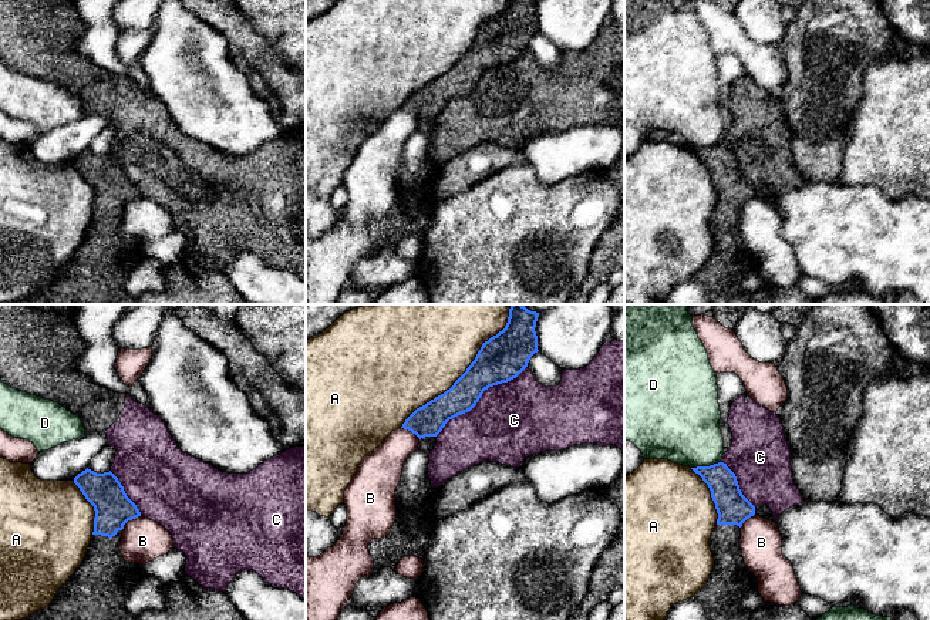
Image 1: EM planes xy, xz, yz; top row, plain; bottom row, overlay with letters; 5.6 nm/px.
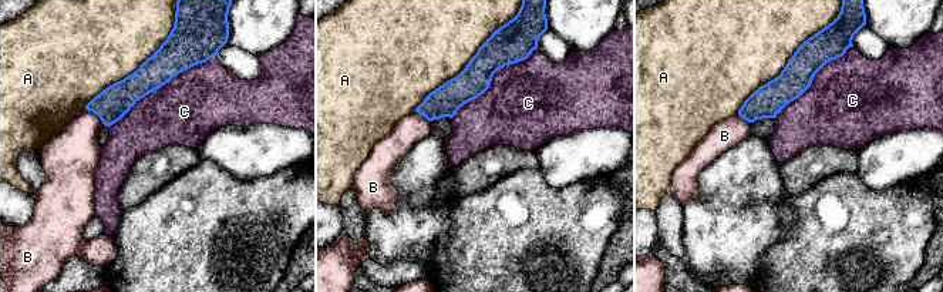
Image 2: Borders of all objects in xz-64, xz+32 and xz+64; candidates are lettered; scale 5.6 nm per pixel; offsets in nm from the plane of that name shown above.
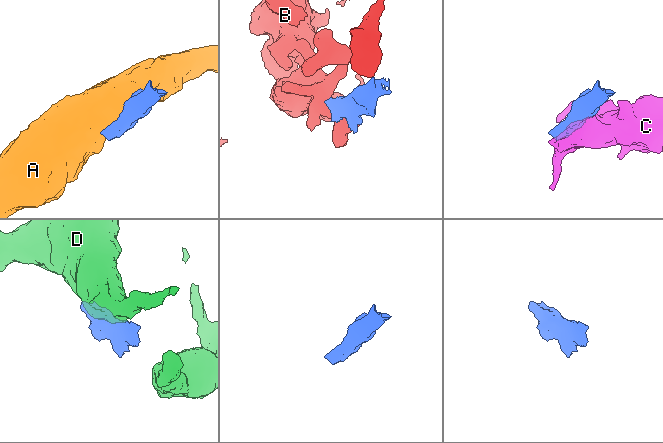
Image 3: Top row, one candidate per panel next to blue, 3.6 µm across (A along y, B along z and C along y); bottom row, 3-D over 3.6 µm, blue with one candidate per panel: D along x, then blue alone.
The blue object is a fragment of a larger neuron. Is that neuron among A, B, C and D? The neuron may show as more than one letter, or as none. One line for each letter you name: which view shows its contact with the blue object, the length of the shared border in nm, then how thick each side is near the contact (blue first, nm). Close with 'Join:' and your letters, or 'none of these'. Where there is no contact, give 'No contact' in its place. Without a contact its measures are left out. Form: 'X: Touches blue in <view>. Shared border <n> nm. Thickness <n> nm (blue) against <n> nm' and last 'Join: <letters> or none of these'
Join: none of these

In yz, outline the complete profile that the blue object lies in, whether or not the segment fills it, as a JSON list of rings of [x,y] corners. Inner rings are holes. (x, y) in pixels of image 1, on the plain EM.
[[[718,144],[691,151],[708,166],[718,195],[710,219],[714,250],[705,267],[697,273],[695,280],[702,286],[707,300],[712,304],[751,304],[755,292],[742,292],[737,284],[745,274],[758,273],[758,260],[747,250],[739,228],[741,208],[755,196],[755,188],[742,176],[737,158],[727,145]]]

